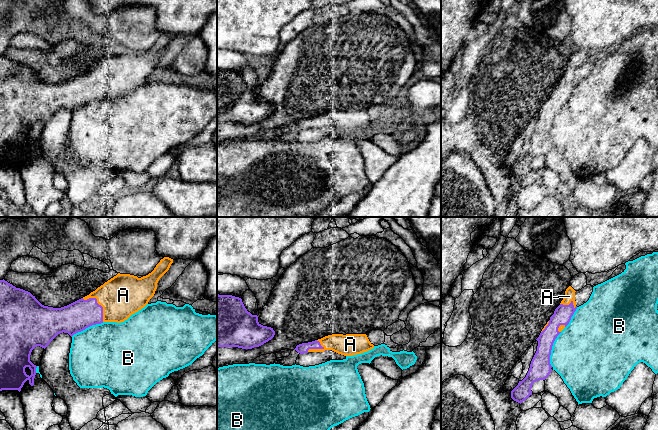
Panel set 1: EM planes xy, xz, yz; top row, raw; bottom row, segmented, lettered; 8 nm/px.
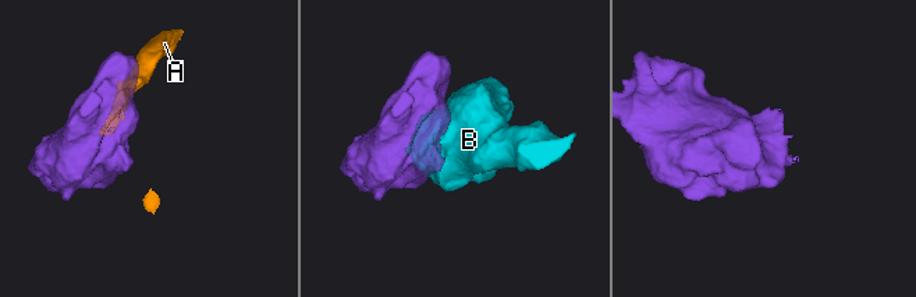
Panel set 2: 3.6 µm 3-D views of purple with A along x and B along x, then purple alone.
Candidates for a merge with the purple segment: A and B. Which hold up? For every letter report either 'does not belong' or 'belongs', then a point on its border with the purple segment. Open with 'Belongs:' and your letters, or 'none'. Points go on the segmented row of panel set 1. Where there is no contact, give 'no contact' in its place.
Belongs: A
A: belongs; meets purple in xy at (97, 303)
B: does not belong; meets purple in yz at (551, 349)

